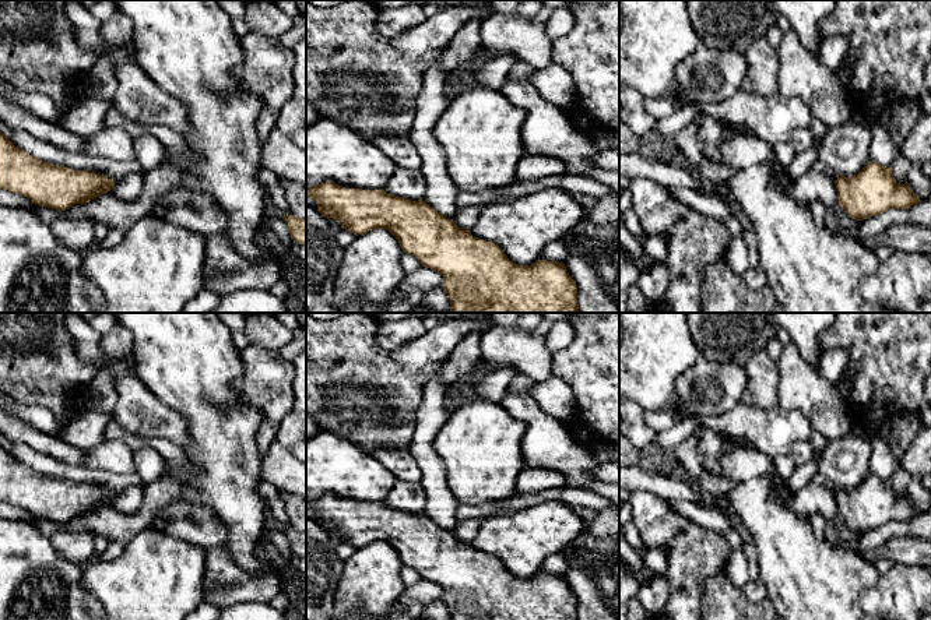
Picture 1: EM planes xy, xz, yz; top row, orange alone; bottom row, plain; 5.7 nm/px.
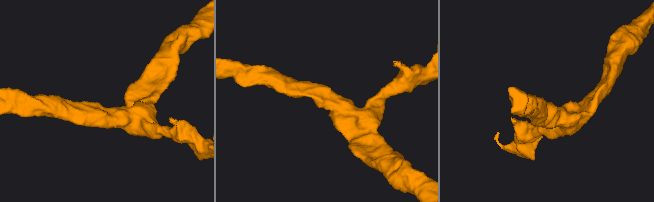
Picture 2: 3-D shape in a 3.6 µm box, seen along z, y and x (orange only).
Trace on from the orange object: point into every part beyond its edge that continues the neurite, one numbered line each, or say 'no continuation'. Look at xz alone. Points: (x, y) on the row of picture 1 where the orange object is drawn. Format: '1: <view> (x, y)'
no continuation

